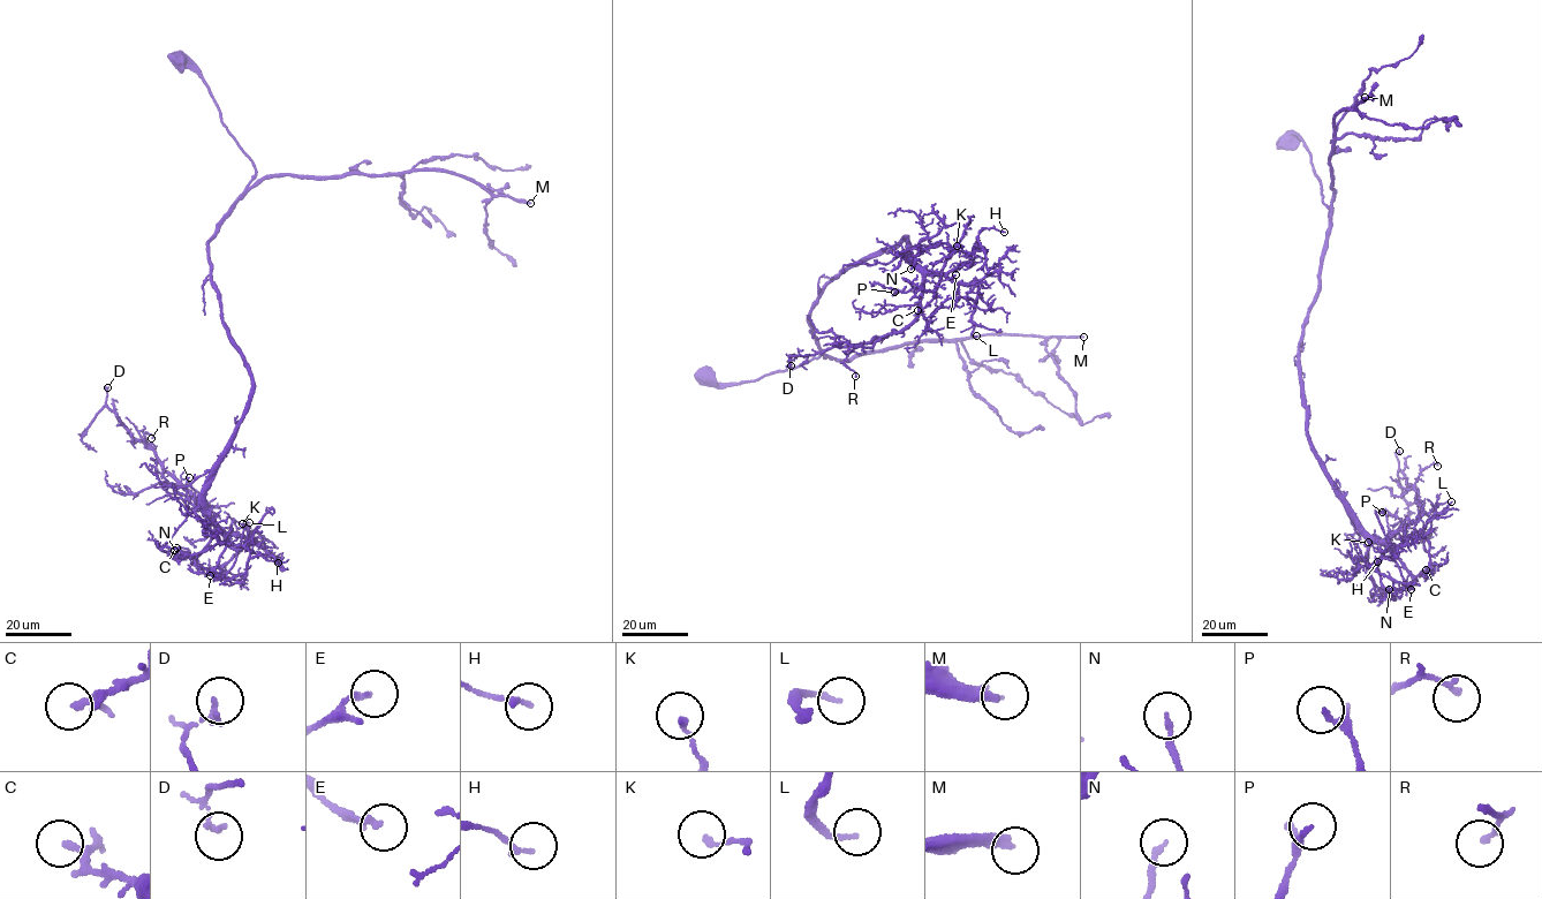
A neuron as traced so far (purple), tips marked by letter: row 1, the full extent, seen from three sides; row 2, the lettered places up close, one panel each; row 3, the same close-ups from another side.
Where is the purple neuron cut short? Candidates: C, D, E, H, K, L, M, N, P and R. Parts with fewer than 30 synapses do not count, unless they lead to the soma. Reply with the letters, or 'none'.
M

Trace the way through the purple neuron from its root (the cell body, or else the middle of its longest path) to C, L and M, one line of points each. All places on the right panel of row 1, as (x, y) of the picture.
C: (1286, 140), (1298, 135), (1309, 152), (1329, 220), (1298, 350), (1307, 435), (1366, 533), (1413, 575), (1426, 569)
L: (1286, 140), (1298, 135), (1309, 152), (1329, 220), (1298, 350), (1310, 447), (1381, 542), (1415, 537), (1451, 501)
M: (1286, 140), (1297, 134), (1304, 142), (1330, 219), (1333, 120), (1365, 97)

